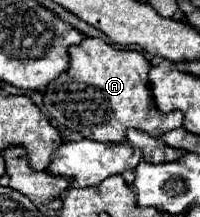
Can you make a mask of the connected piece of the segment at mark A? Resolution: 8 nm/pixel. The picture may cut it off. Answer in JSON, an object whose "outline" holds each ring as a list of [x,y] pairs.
{"outline":[[[85,37],[81,43],[71,45],[69,67],[55,81],[43,89],[45,115],[57,121],[59,127],[77,131],[87,139],[99,143],[121,143],[129,127],[145,131],[151,137],[161,137],[165,131],[183,125],[183,113],[161,113],[147,87],[149,61],[139,51],[115,49],[113,45]]]}

